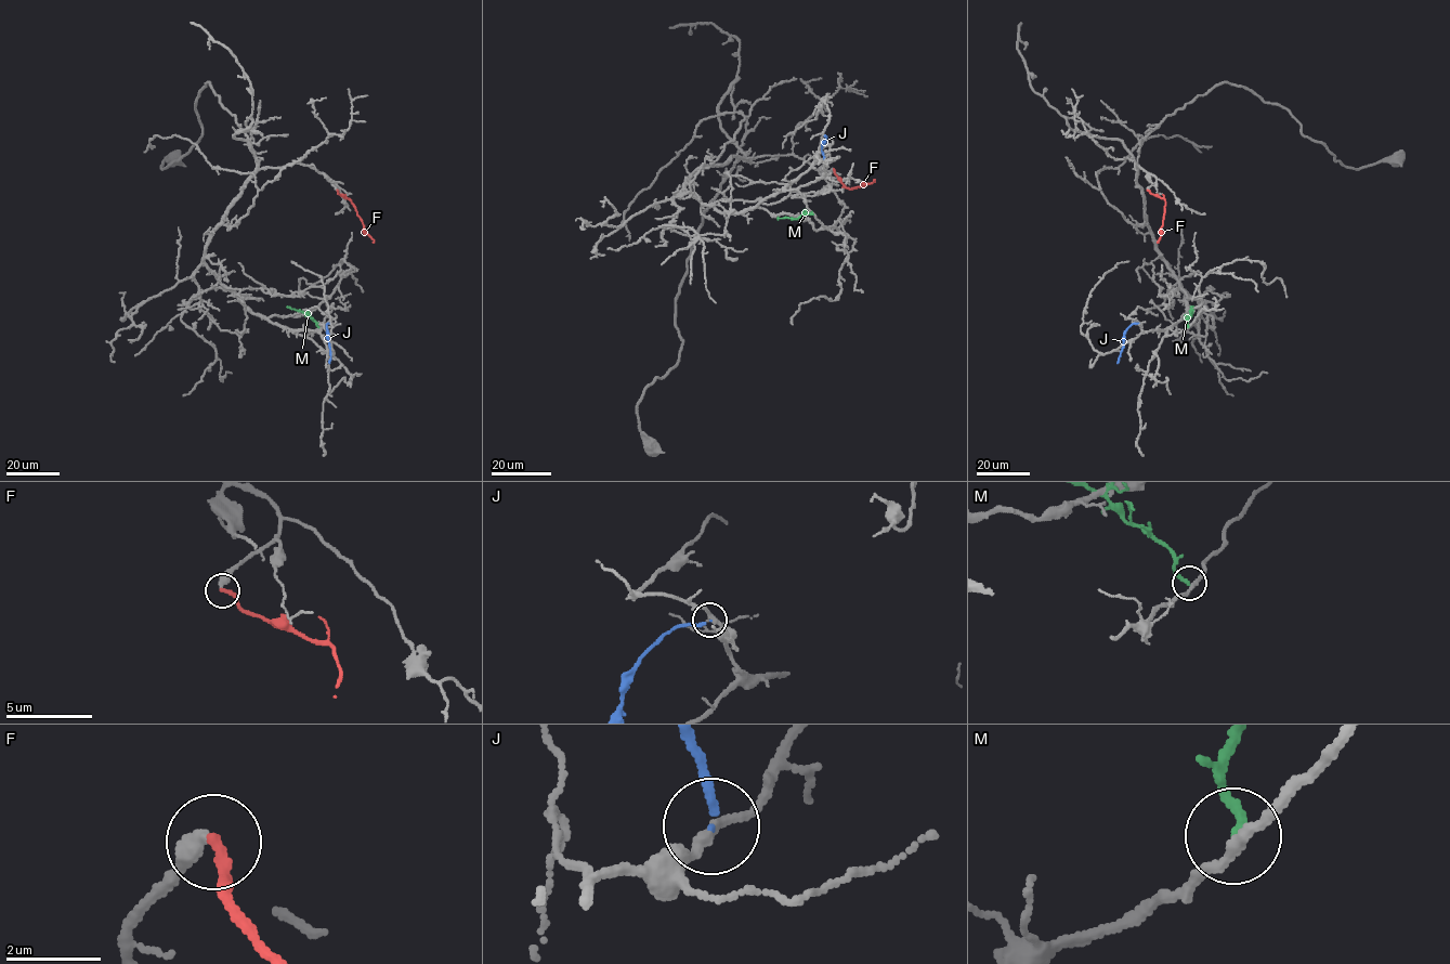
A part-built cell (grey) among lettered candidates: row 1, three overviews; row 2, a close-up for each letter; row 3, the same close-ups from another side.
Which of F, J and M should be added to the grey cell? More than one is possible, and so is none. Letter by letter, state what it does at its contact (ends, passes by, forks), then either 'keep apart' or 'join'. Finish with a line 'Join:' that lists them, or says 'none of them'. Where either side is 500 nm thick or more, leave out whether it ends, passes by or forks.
F: it ends | keep apart
J: it ends | keep apart
M: it ends | keep apart
Join: none of them

